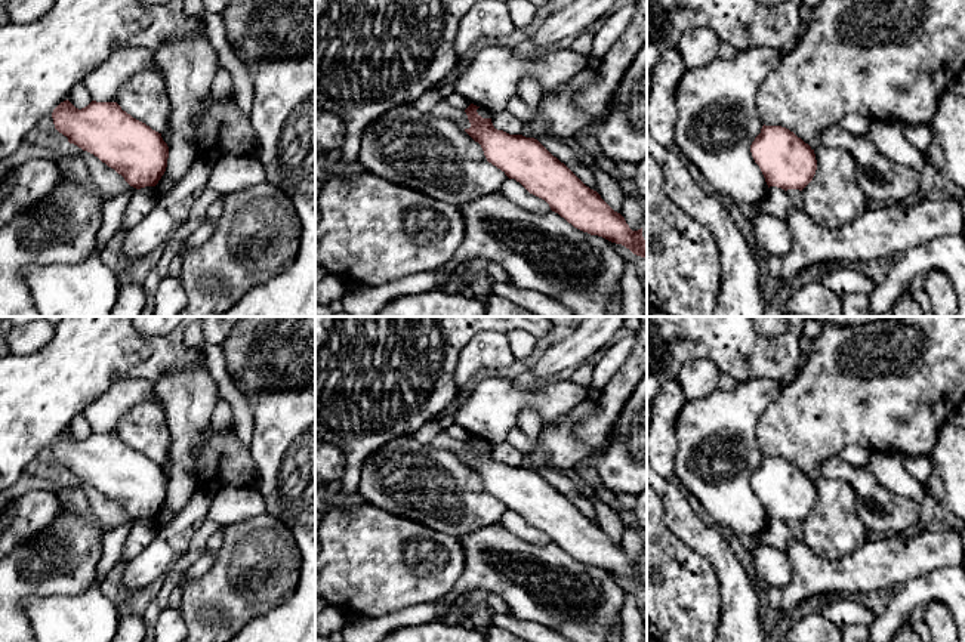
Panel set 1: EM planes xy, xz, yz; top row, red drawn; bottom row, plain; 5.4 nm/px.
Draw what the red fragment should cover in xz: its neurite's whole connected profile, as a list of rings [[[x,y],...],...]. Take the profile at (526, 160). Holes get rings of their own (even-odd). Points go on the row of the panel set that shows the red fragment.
[[[471,104],[465,112],[471,123],[465,132],[481,145],[488,163],[509,179],[520,182],[530,194],[545,200],[551,210],[574,228],[622,244],[647,259],[642,228],[632,231],[625,217],[601,195],[586,186],[564,163],[537,139],[497,130],[491,118],[482,118]]]

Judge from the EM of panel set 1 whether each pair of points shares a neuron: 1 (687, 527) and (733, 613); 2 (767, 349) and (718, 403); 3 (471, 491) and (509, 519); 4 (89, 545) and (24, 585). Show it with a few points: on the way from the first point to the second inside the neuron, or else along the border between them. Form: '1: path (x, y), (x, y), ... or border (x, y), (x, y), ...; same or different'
1: path (709, 548), (728, 568), (733, 579), (733, 590); same
2: border (774, 382), (754, 379), (739, 383); different
3: border (508, 509), (499, 522); different
4: path (73, 548), (59, 561), (40, 568); same

